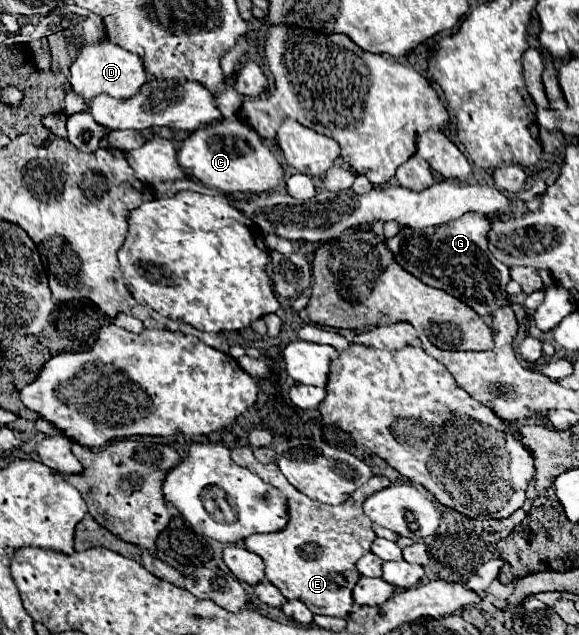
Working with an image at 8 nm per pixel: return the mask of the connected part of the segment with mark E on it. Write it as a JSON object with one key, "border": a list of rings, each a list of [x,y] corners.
{"border":[[[238,447],[232,451],[232,461],[248,471],[256,473],[262,481],[280,489],[288,501],[288,523],[282,531],[250,535],[244,539],[248,551],[262,557],[266,565],[268,581],[280,589],[280,593],[288,601],[302,601],[316,615],[332,615],[332,617],[348,617],[354,605],[352,587],[356,585],[360,573],[356,569],[356,561],[370,551],[376,533],[372,529],[372,521],[362,511],[362,503],[376,491],[390,487],[390,479],[382,475],[374,475],[368,483],[356,489],[344,503],[332,507],[324,503],[316,503],[300,493],[296,487],[288,483],[288,479],[280,473],[278,465],[264,465],[254,459],[248,447]]]}

